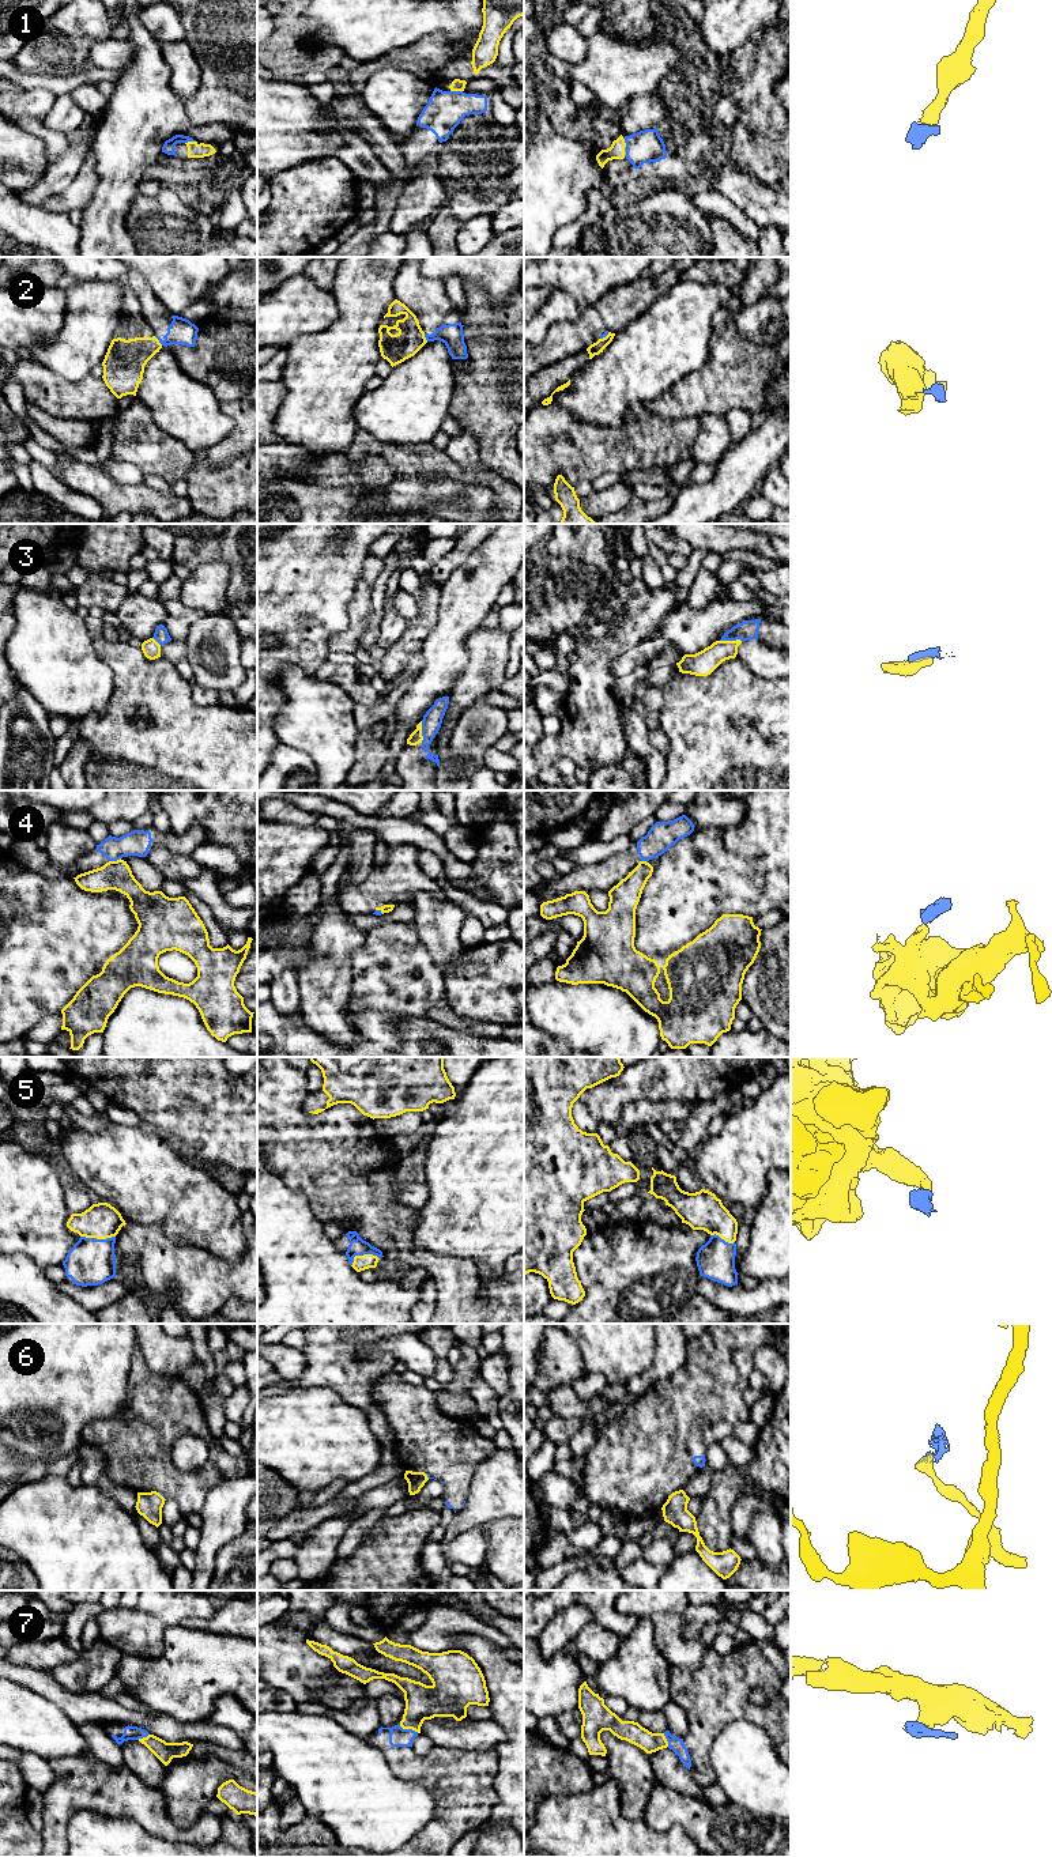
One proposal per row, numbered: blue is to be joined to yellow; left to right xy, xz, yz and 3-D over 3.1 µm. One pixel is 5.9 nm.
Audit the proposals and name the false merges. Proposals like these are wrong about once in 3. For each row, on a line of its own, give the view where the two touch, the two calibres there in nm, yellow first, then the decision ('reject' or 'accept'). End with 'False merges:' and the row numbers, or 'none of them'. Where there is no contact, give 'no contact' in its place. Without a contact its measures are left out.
1: meets yellow in xz; 70 nm thick on the yellow side, 220 nm on the other; accept
2: meets yellow in xy; 240 nm thick on the yellow side, 160 nm on the other; reject
3: meets yellow in xz; 80 nm thick on the yellow side, 120 nm on the other; accept
4: meets yellow in xy; 180 nm thick on the yellow side, 150 nm on the other; reject
5: meets yellow in xy; 220 nm thick on the yellow side, 280 nm on the other; accept
6: meets yellow in xy; 150 nm thick on the yellow side, 20 nm on the other; reject
7: meets yellow in xz; 200 nm thick on the yellow side, 110 nm on the other; accept
False merges: 2, 4, 6

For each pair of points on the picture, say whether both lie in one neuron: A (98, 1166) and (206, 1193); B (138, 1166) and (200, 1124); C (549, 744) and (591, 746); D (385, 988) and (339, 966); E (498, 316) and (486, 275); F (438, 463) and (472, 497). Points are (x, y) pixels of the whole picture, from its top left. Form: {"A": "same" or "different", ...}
{"A": "same", "B": "different", "C": "same", "D": "different", "E": "different", "F": "different"}

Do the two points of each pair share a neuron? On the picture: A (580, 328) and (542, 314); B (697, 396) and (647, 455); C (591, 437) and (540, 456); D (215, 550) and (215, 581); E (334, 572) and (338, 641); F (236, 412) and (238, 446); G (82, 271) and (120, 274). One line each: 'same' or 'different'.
A: different
B: different
C: same
D: different
E: different
F: same
G: same

